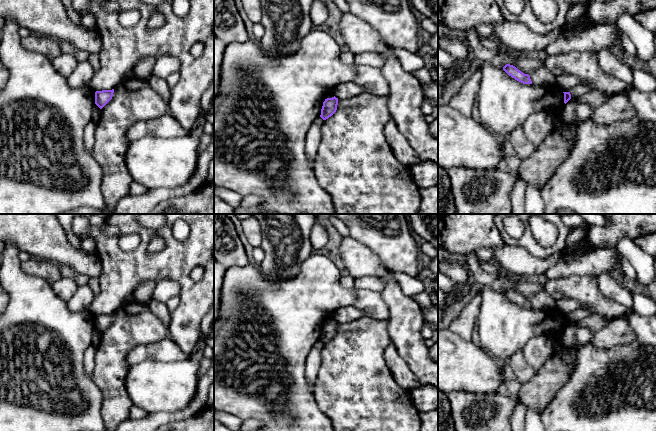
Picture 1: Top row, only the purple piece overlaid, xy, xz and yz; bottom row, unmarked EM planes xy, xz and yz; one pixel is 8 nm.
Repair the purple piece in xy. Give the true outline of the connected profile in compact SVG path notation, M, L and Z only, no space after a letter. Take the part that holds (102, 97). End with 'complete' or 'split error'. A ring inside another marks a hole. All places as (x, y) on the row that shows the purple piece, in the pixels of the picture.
M102 90L95 92L95 104L102 109L111 99L114 93L112 90Z | complete

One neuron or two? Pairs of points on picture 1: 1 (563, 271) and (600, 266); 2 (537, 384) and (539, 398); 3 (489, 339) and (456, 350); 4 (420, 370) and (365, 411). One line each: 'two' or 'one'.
1: one
2: one
3: two
4: two

